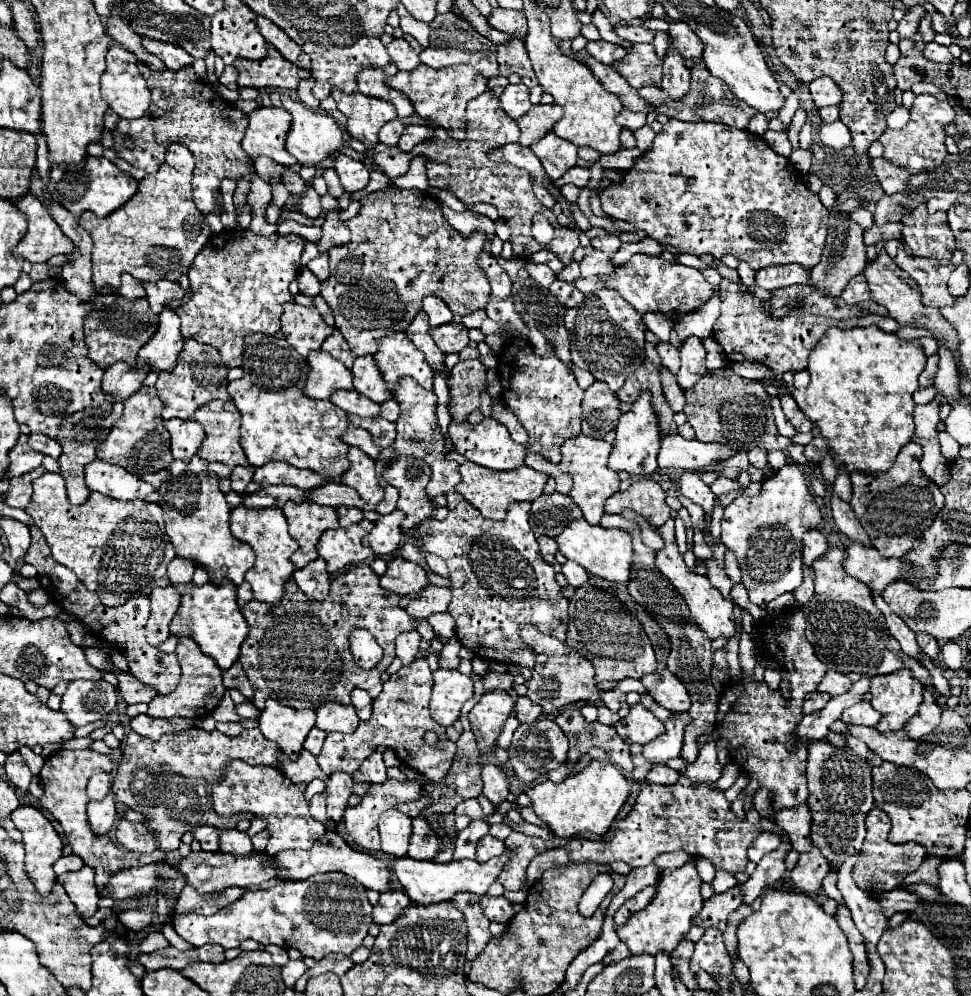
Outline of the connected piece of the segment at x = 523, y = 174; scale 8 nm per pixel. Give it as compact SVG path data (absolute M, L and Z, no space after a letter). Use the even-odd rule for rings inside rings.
M485 91L483 95L479 95L477 99L473 99L469 103L469 121L467 121L467 137L463 141L455 141L451 139L443 129L435 129L435 135L431 141L427 143L419 143L417 147L413 147L413 151L403 153L397 147L385 147L383 143L379 143L375 147L373 153L373 161L385 171L385 175L393 181L395 177L401 177L407 173L409 163L413 157L423 155L427 159L427 181L431 187L439 187L439 189L449 189L455 197L459 197L459 201L463 201L465 205L477 205L477 203L491 203L493 207L497 207L499 217L503 221L509 223L512 234L510 241L513 245L513 255L515 257L531 257L533 253L545 249L547 245L537 243L531 237L531 217L535 213L543 213L549 223L555 227L555 235L553 241L549 243L549 251L553 251L561 261L565 261L565 265L569 265L573 261L573 251L579 247L579 233L571 231L571 229L563 229L557 223L557 217L553 215L551 209L543 207L537 197L533 195L531 189L531 181L529 181L529 173L525 169L513 167L513 165L501 165L491 161L487 155L493 149L501 149L507 143L515 143L519 139L519 127L513 119L509 119L507 115L501 115L499 107L497 107L497 97L491 91Z

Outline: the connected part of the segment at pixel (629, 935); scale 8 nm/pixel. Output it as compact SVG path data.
M691 859L689 863L685 863L683 867L679 867L675 871L665 869L655 887L657 895L655 895L653 903L649 903L649 907L645 907L645 911L639 911L625 925L621 925L617 929L617 935L627 945L629 953L631 955L671 953L677 947L677 943L689 933L693 917L703 907L703 897L699 893L699 887L701 887L701 879L695 869L695 859Z

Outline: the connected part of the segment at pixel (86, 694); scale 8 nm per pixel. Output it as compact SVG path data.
M73 681L61 697L61 711L75 727L111 715L115 705L117 693L107 681Z

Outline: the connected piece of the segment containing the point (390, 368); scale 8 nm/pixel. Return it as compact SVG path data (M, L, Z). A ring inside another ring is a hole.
M405 333L383 337L373 357L389 391L393 391L401 377L413 377L423 389L433 389L433 369L425 363L421 351L409 343Z

